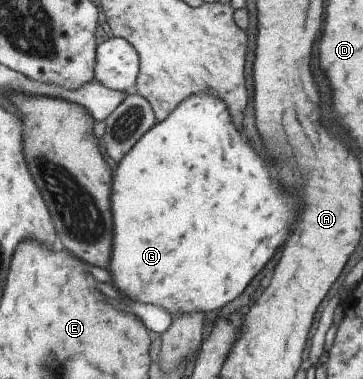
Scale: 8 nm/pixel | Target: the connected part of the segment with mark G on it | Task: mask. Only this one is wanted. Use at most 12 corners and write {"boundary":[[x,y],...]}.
{"boundary":[[184,99],[111,172],[111,273],[176,316],[233,301],[297,199]]}

